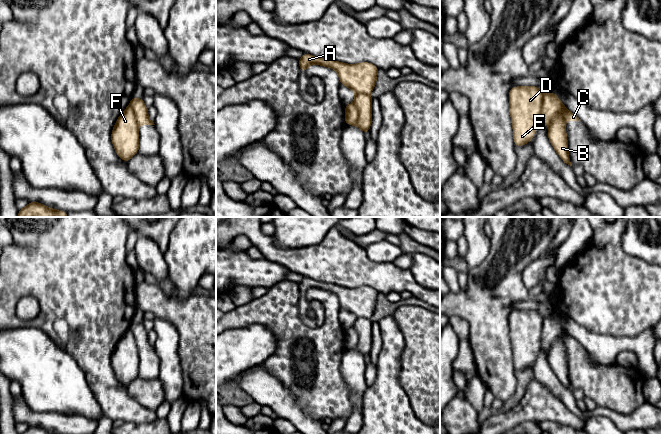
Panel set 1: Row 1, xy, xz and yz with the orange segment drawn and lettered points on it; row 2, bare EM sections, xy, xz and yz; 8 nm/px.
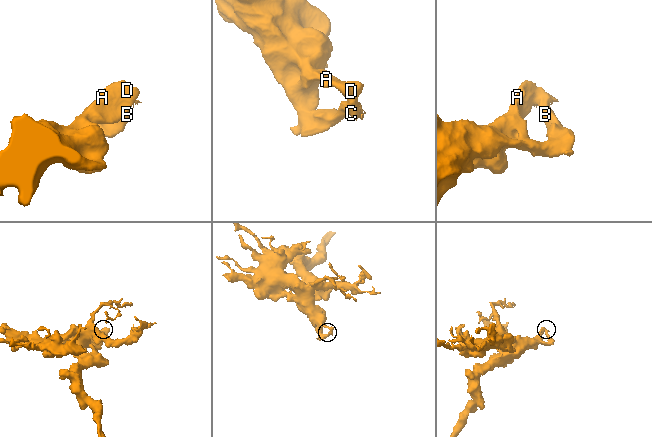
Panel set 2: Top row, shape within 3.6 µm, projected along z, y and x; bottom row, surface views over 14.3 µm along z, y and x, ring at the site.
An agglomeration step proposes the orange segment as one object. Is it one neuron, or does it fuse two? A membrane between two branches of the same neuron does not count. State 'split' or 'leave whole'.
split

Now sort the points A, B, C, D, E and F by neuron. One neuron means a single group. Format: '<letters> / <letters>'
A B D E F / C

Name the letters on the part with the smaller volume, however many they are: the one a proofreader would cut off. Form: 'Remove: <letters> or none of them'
Remove: C

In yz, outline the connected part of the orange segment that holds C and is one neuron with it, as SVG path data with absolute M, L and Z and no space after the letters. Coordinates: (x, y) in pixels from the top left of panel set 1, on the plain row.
M555 316L545 317L540 337L540 347L550 348L559 338L563 339L564 345L580 345L572 336L567 334Z

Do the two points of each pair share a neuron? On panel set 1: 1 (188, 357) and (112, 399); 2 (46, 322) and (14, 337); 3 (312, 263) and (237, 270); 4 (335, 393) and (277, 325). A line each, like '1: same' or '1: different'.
1: different
2: different
3: different
4: same

